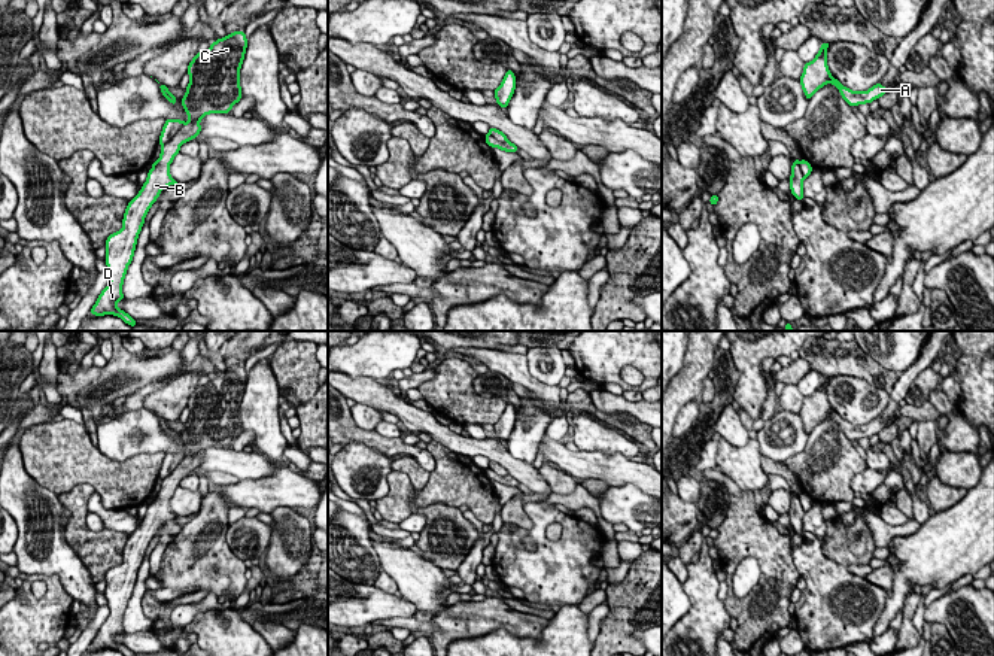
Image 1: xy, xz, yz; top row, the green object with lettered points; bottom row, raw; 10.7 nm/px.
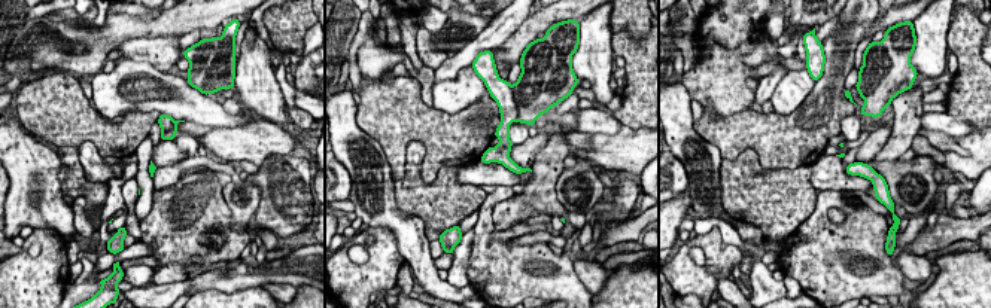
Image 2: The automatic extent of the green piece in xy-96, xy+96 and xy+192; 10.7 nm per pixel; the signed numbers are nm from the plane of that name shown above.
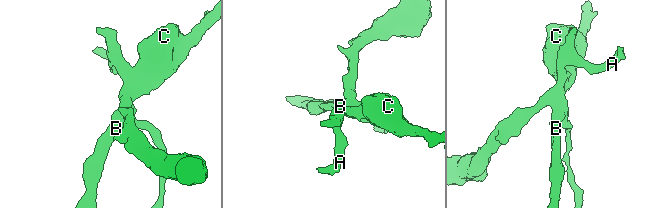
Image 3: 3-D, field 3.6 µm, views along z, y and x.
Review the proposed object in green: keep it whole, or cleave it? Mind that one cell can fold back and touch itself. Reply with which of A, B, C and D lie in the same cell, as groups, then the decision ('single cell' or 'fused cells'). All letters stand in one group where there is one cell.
A / B C D | fused cells

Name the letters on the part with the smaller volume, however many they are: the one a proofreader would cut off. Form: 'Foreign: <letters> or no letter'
Foreign: A

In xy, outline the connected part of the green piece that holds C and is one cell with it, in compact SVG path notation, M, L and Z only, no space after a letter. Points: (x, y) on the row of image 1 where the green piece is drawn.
M232 31L216 39L209 49L197 52L188 66L189 83L182 97L182 106L189 118L176 136L161 148L156 164L148 171L139 194L128 201L122 228L106 239L106 265L110 280L89 310L94 316L113 315L130 327L137 327L134 318L118 307L124 300L122 285L133 261L136 245L145 218L158 200L161 191L177 182L170 174L170 164L180 146L200 136L200 121L210 113L228 113L241 100L240 69L244 60L247 39L244 31Z

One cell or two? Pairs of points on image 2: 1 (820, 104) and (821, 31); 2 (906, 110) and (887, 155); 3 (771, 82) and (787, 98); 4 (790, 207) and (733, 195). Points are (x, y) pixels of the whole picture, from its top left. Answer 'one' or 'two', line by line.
1: two
2: one
3: two
4: one

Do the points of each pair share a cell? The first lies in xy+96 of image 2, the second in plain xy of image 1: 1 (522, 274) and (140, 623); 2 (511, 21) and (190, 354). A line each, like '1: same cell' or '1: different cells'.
1: different cells
2: same cell

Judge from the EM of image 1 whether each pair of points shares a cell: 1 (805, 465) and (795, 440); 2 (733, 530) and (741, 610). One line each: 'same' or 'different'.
1: different
2: same

